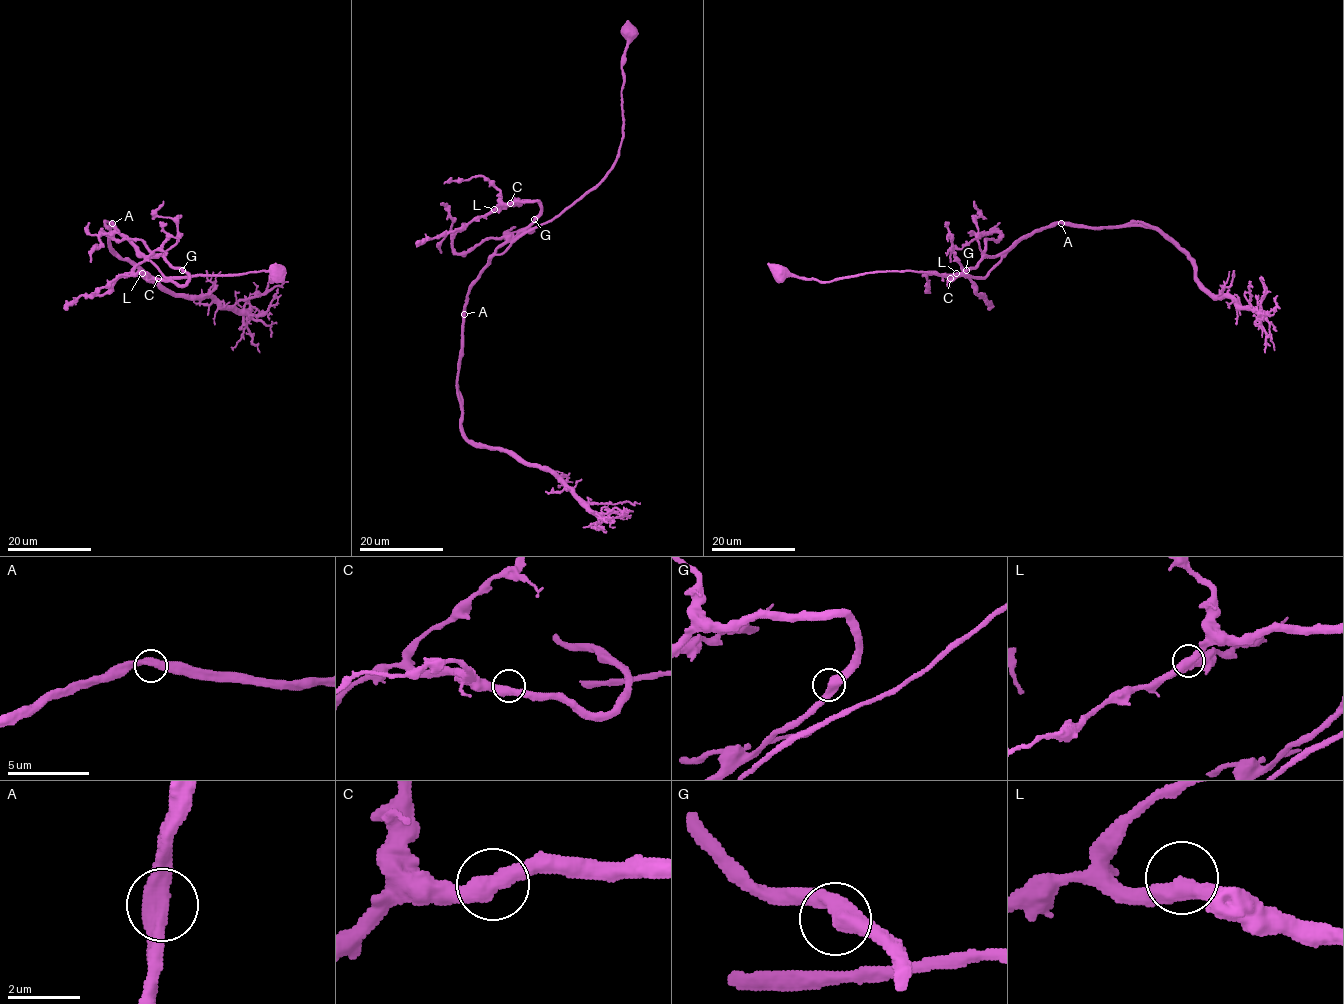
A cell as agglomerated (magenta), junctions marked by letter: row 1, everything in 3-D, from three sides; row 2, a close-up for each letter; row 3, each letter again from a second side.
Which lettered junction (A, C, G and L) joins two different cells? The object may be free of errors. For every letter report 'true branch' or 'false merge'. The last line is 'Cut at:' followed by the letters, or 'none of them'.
A: true branch
C: true branch
G: true branch
L: true branch
Cut at: none of them

